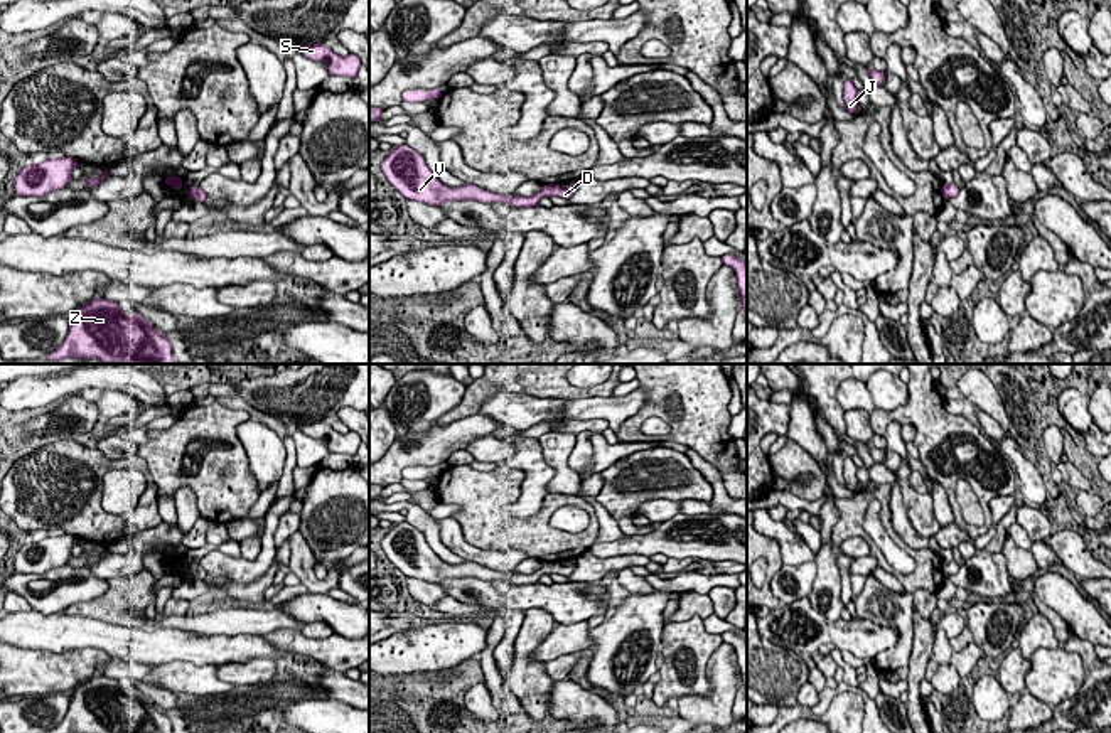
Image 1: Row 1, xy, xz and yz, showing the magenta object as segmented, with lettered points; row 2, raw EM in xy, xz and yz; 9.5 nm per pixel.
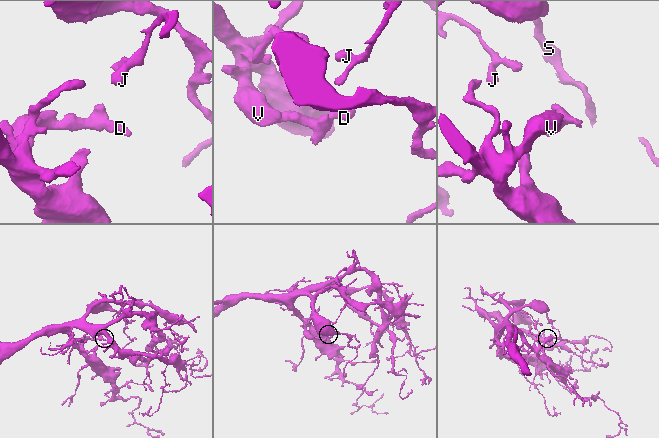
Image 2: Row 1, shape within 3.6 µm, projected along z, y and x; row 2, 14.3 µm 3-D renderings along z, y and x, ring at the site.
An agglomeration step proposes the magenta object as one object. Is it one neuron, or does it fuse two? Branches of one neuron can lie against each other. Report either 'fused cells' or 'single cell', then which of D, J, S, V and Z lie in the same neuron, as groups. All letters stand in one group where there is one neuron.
single cell; groups D J S V Z

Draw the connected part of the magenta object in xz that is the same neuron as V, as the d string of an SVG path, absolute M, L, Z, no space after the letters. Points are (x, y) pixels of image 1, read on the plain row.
M408 522L391 526L389 532L381 539L381 548L388 559L406 576L428 583L440 583L452 578L479 578L479 580L506 580L513 585L538 583L541 575L563 575L570 576L577 570L577 558L570 558L570 566L561 561L548 561L531 573L501 573L474 561L462 564L448 564L442 561L428 546L421 531Z

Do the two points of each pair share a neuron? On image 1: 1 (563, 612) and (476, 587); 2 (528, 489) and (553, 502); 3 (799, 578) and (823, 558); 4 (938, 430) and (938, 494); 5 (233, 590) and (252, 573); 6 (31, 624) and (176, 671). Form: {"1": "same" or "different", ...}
{"1": "same", "2": "different", "3": "different", "4": "different", "5": "different", "6": "different"}

